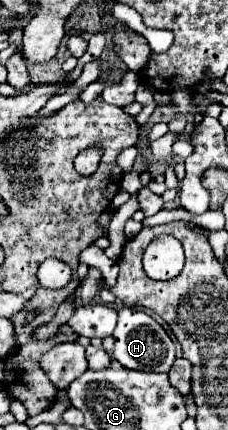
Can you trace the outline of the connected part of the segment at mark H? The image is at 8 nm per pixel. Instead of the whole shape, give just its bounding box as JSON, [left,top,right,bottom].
[112,307,175,373]

